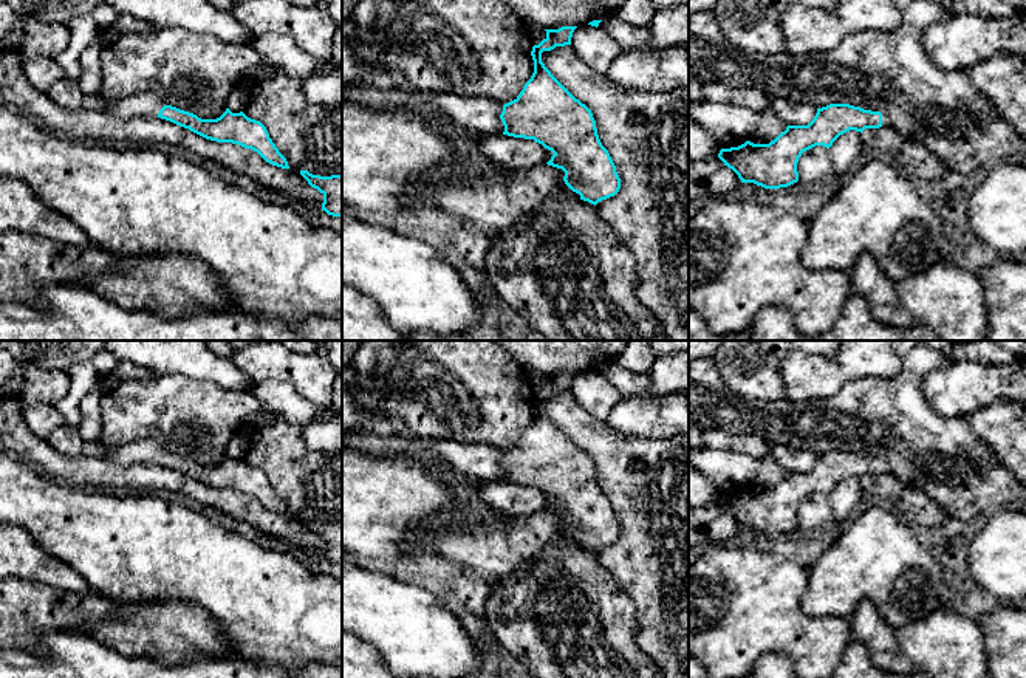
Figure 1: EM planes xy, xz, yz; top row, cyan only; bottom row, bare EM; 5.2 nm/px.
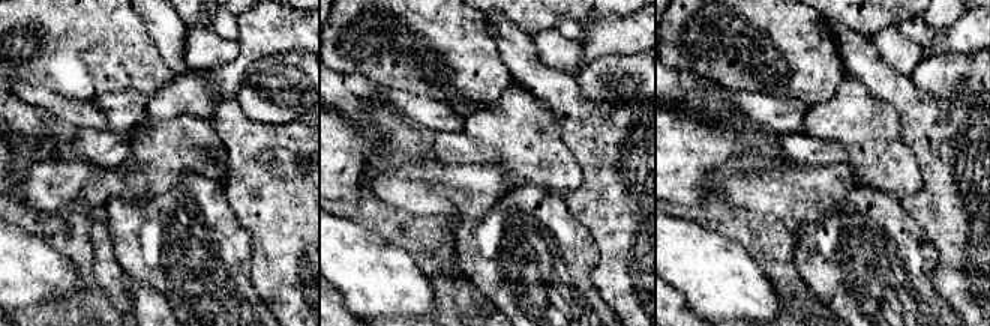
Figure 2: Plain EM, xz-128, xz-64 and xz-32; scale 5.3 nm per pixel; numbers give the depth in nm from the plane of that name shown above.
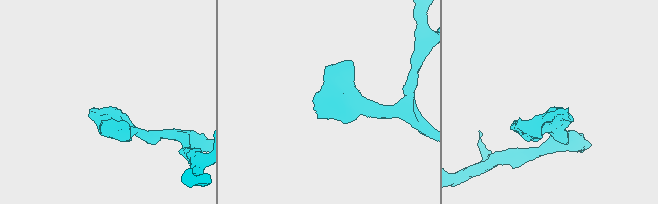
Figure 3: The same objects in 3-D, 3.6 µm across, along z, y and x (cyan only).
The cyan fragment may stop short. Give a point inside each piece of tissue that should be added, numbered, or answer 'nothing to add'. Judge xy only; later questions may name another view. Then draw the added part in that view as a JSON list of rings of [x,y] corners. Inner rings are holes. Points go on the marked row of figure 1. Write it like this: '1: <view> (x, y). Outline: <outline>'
1: xy (141, 104). Outline: [[[147,91],[136,93],[116,102],[108,102],[102,107],[102,110],[111,116],[128,121],[133,118],[158,116],[164,105],[169,104]]]

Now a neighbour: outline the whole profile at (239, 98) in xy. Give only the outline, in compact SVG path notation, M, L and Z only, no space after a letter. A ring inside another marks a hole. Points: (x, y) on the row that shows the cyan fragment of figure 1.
M243 85L243 87L238 87L235 88L229 98L227 98L227 108L232 111L232 113L240 113L245 110L245 107L248 105L249 102L249 91L248 91L248 85Z

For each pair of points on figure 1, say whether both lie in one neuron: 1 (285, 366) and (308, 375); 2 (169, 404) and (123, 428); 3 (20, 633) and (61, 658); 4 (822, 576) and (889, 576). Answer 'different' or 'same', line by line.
1: same
2: same
3: different
4: same

